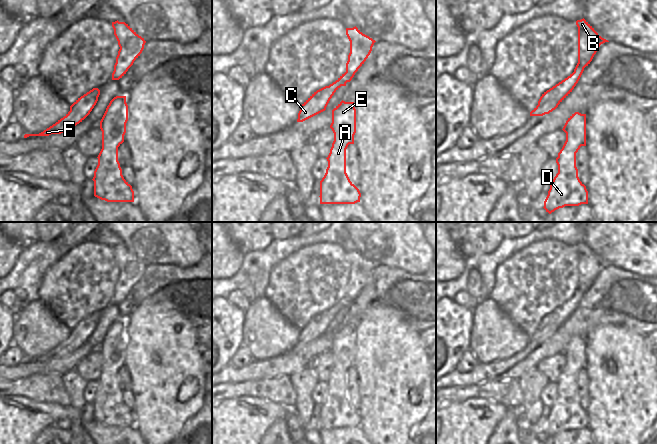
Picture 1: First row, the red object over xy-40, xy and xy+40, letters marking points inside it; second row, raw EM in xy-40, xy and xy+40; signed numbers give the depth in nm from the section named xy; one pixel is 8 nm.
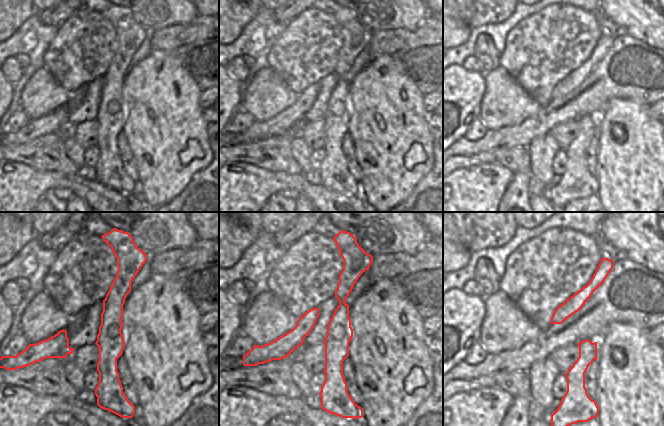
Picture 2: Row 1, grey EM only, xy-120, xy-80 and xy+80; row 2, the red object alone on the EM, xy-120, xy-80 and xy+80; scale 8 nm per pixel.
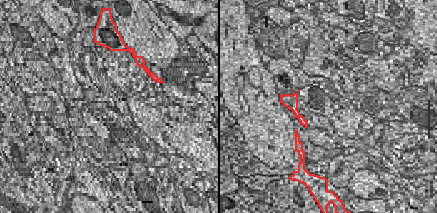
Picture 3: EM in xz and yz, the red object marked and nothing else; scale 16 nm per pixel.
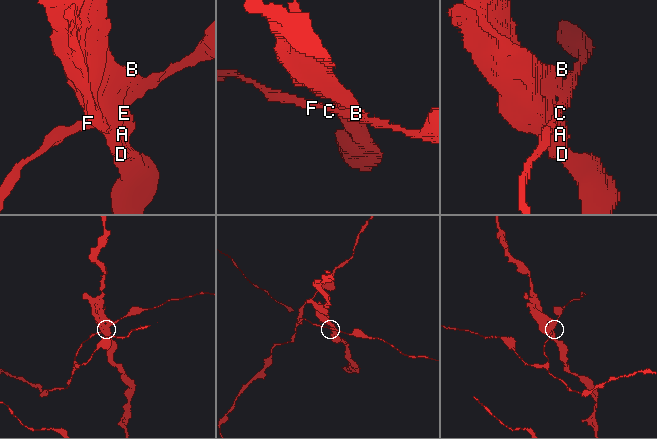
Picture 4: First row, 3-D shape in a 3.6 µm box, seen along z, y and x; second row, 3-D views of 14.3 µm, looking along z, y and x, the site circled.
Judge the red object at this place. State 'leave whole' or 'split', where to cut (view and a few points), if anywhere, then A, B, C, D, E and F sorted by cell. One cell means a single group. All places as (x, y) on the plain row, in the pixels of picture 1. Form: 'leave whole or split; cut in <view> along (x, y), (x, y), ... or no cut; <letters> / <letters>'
split; cut in xy along (357, 293), (349, 298), (346, 296); A B D E / C F

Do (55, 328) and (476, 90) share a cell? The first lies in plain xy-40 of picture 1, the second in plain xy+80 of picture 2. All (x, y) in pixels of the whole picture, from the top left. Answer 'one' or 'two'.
two

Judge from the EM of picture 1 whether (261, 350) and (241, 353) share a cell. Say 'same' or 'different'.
different

